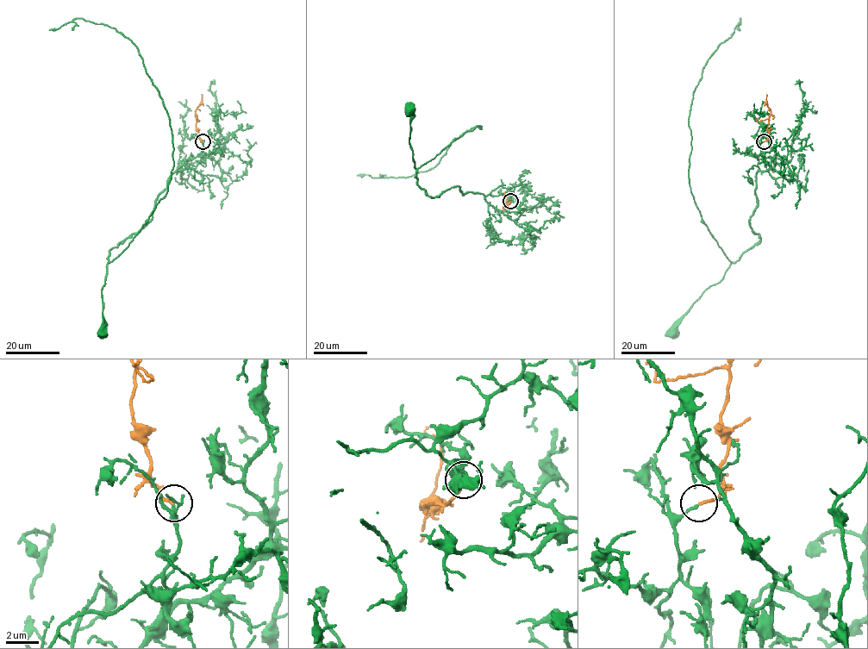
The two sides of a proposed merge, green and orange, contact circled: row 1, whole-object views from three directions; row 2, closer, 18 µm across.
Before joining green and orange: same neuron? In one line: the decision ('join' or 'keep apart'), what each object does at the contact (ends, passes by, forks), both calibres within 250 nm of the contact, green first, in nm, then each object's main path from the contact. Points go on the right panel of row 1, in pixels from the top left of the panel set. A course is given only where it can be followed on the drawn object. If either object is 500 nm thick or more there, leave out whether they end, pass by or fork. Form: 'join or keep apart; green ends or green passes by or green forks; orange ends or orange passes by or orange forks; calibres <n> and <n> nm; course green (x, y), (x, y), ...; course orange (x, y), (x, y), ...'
join; green ends; orange ends; calibres 170 and 170 nm; course green (764, 141), (757, 159), (756, 209), (749, 221), (760, 237), (705, 290), (676, 323), (674, 333); course orange (764, 140), (767, 140), (771, 112), (766, 94)

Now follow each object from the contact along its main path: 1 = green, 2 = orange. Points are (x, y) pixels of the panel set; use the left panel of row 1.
1: (202, 141), (199, 153), (187, 159), (171, 175), (156, 200), (150, 221), (109, 250), (102, 290), (103, 333)
2: (202, 140), (199, 138), (195, 112), (202, 100), (202, 94)

